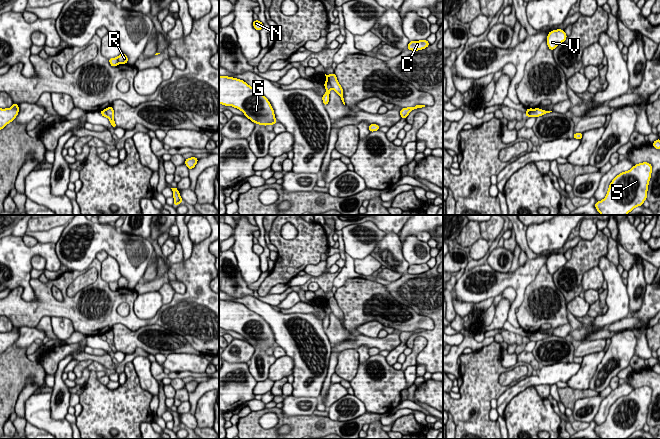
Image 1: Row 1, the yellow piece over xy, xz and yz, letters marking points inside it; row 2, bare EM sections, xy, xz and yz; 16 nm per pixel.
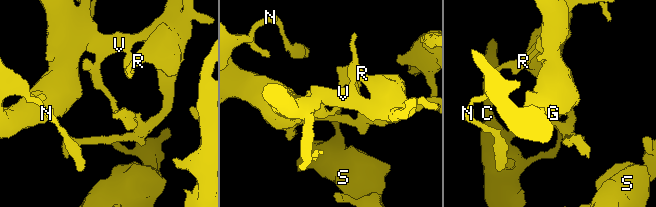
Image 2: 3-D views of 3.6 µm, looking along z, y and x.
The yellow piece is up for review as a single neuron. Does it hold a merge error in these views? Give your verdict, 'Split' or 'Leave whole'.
Split

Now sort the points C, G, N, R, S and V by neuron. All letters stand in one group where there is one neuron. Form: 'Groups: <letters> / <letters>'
Groups: C G N S V / R

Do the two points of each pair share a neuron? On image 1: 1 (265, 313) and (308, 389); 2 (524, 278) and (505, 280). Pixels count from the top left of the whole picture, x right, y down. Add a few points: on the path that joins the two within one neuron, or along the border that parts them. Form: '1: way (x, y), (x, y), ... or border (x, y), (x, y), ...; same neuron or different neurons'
1: way (284, 331), (293, 342), (303, 363), (303, 371); same neuron
2: way (519, 280), (510, 280); same neuron

